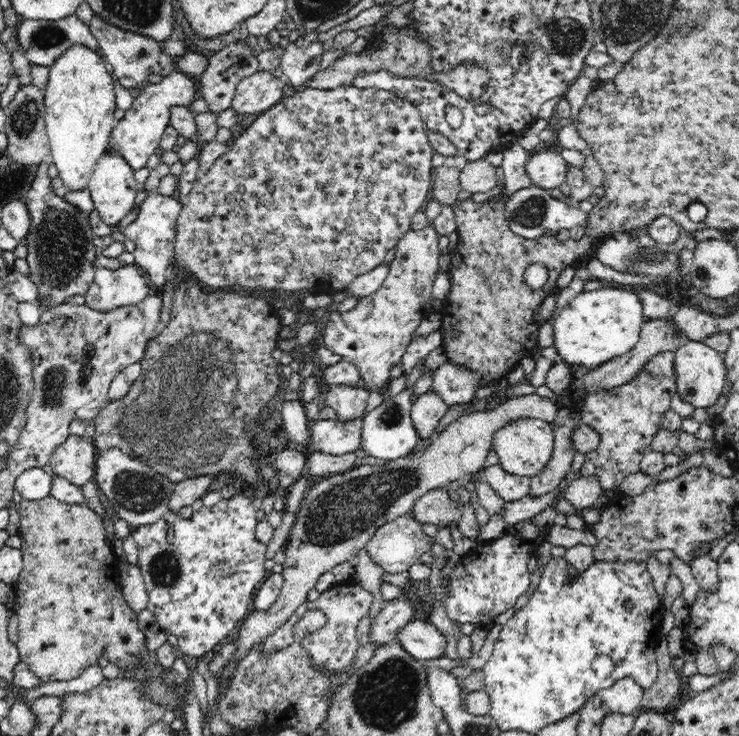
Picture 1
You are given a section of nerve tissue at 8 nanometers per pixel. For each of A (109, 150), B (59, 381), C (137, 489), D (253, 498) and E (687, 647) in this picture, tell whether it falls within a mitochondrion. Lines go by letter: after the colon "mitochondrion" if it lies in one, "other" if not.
A: other
B: mitochondrion
C: mitochondrion
D: other
E: other

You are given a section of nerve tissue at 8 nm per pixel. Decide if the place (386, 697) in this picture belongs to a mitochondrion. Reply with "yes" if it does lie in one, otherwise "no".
yes

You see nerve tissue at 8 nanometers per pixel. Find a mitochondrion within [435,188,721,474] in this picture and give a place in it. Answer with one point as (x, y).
(533, 213)

